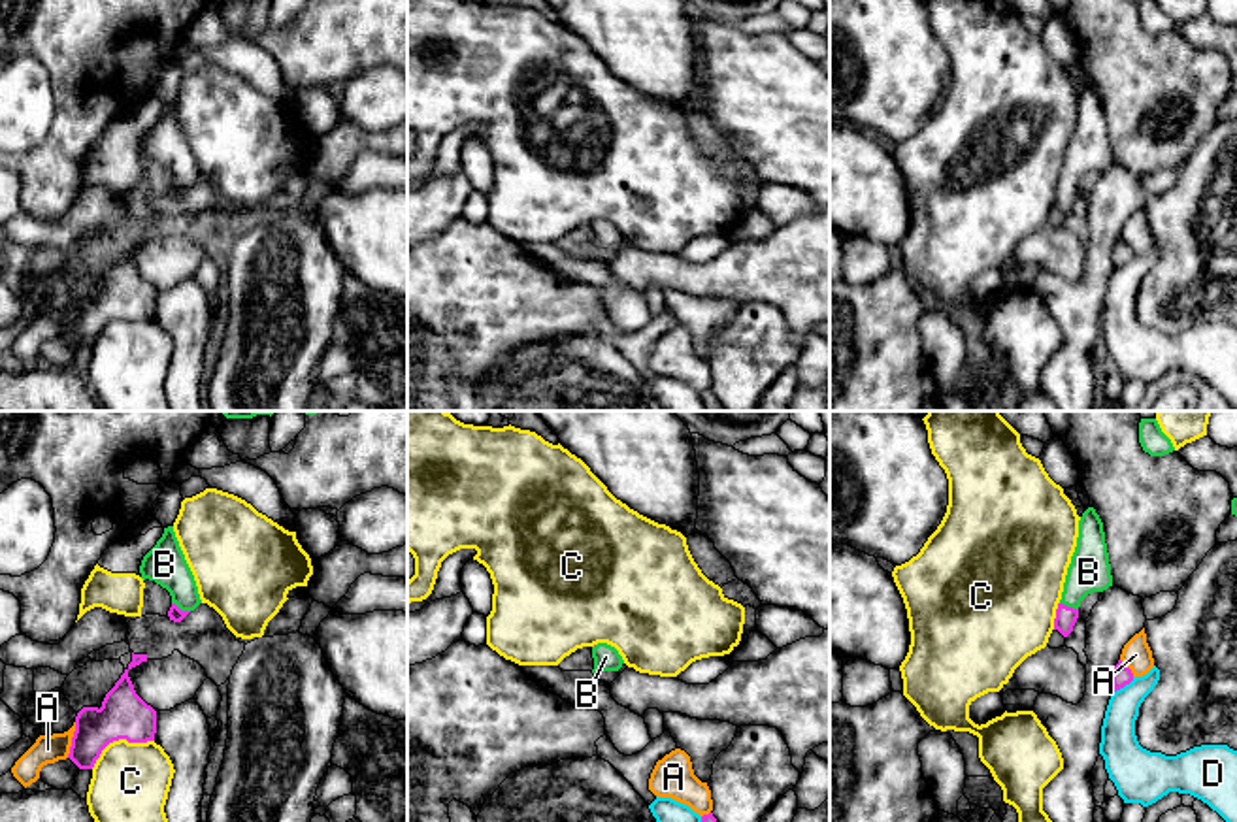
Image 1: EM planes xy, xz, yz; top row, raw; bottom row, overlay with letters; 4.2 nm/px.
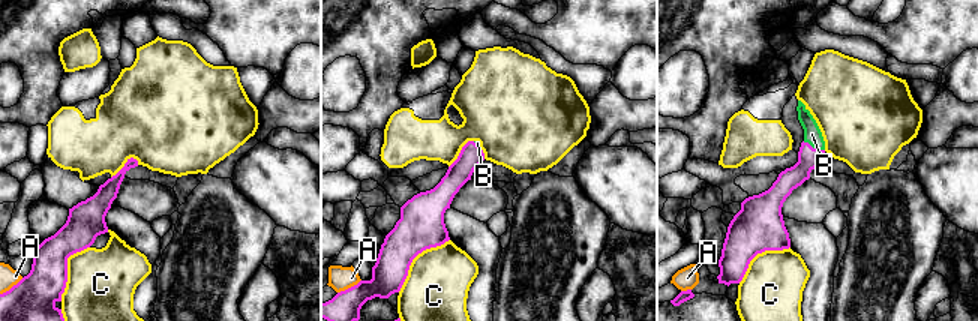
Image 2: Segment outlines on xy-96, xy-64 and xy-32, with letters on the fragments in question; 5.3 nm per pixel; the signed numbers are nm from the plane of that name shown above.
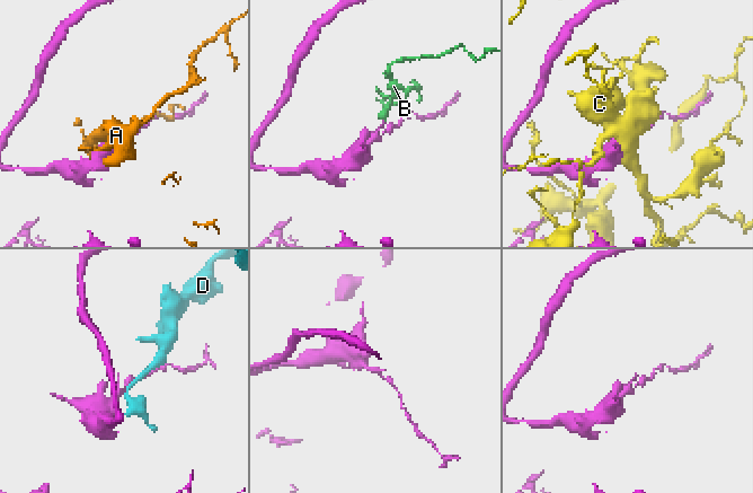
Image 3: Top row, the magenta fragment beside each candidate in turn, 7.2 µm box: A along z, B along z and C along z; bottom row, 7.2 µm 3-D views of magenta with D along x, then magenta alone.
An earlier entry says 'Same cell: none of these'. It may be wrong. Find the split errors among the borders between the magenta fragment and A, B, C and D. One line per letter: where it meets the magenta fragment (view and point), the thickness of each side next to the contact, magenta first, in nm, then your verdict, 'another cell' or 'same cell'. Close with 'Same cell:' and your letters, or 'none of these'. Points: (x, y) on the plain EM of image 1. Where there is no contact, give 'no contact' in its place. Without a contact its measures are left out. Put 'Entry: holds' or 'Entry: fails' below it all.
A: xy (72, 317) | 200/130 nm | another cell
B: xy (180, 187) | 60/170 nm | same cell
C: xy (119, 315) | 200/340 nm | another cell
D: yz (1124, 263) | 90/160 nm | another cell
Same cell: B
Entry: fails

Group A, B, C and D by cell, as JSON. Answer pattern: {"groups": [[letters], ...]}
{"groups": [["A"], ["B"], ["C"], ["D"]]}

